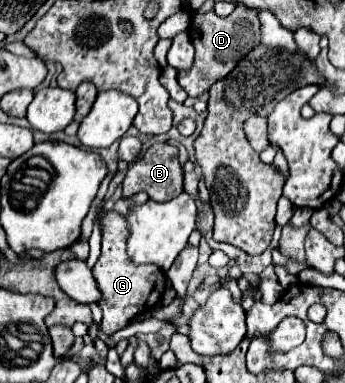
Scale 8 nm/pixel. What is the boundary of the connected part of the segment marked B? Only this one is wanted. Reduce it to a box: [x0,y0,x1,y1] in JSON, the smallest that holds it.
[122,144,182,202]

